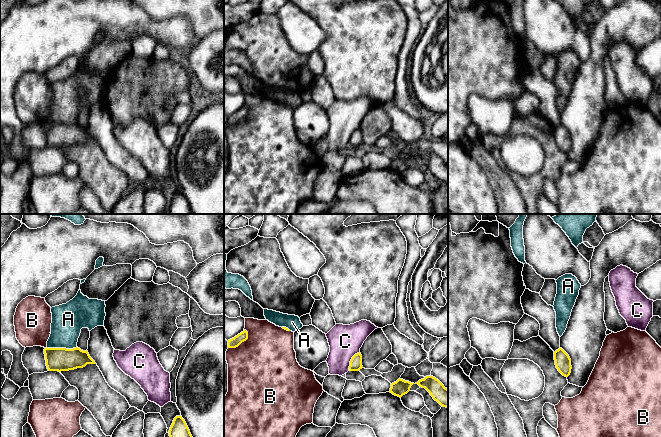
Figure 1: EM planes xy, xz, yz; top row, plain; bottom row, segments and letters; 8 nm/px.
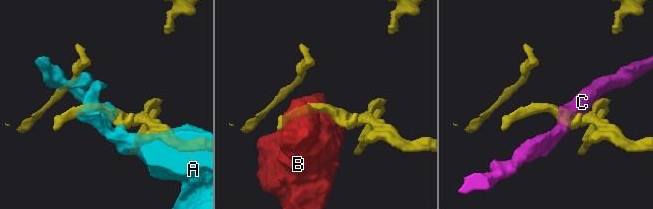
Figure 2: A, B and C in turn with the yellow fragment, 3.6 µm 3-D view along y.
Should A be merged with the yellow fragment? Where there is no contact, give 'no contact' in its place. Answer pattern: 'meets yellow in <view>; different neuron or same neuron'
meets yellow in xy; same neuron

